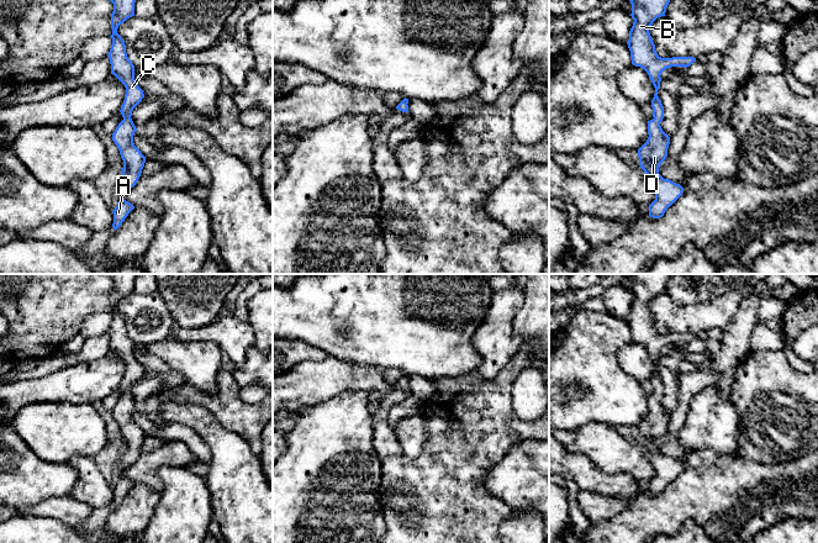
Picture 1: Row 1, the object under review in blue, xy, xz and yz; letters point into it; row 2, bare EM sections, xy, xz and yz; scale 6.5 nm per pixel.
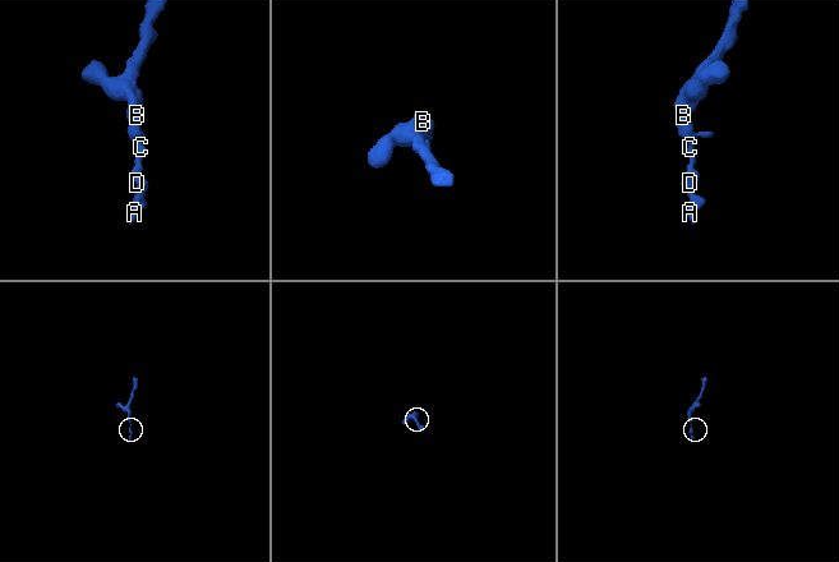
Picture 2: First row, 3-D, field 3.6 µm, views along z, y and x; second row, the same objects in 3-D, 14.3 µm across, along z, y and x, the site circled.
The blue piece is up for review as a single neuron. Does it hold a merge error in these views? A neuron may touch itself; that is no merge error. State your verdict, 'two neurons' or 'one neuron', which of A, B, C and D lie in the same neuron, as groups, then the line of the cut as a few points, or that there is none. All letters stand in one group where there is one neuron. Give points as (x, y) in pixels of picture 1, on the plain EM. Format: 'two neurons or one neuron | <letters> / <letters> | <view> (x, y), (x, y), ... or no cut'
one neuron | A B C D | no cut

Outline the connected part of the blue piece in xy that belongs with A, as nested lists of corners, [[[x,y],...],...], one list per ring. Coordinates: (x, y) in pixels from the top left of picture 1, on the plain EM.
[[[106,274],[114,280],[111,290],[112,315],[111,326],[107,331],[111,341],[111,350],[114,350],[126,364],[125,376],[120,386],[123,396],[118,400],[112,410],[112,417],[117,422],[123,437],[121,476],[112,487],[116,507],[134,483],[126,478],[122,471],[136,462],[146,439],[146,433],[133,420],[133,411],[137,407],[131,392],[133,385],[144,374],[143,367],[134,357],[134,342],[128,336],[126,321],[122,313],[117,310],[117,305],[127,295],[134,292],[134,279],[137,274]]]

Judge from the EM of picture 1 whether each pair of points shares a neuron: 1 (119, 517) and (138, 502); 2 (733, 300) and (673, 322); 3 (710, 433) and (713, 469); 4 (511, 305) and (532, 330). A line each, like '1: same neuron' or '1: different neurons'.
1: same neuron
2: same neuron
3: different neurons
4: different neurons

